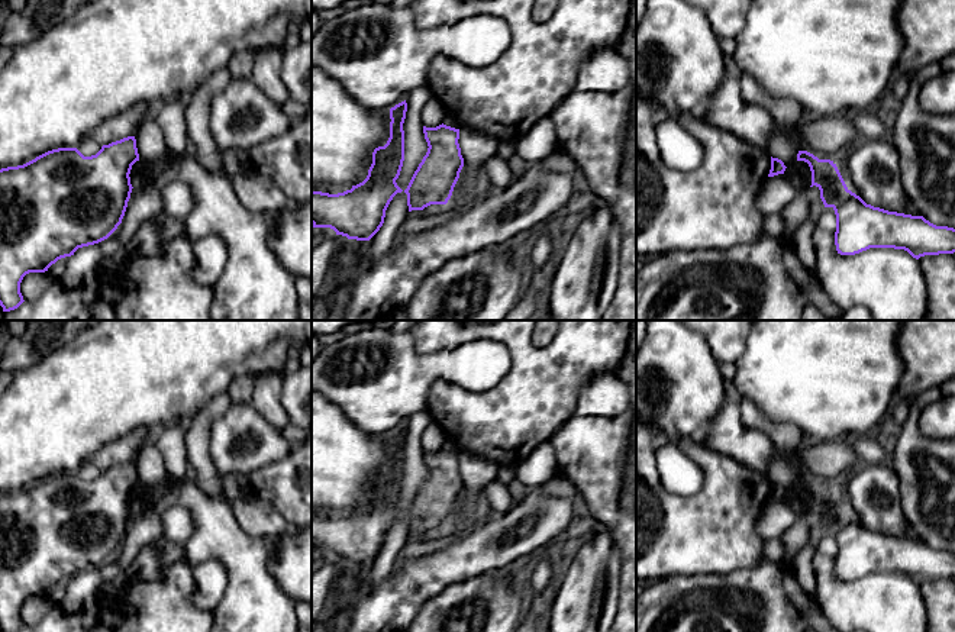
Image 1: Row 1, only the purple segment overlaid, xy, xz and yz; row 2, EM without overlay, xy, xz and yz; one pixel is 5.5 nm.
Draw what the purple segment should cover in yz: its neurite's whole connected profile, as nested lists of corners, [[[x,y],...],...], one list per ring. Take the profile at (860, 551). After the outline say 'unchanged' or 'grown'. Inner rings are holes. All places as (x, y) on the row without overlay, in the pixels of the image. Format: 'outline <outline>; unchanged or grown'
outline [[[798,475],[797,486],[809,488],[812,496],[812,510],[820,515],[820,523],[825,532],[832,532],[836,539],[835,570],[841,580],[855,580],[869,573],[894,573],[904,574],[913,583],[919,584],[925,580],[954,578],[955,577],[955,554],[948,551],[936,551],[923,541],[912,541],[897,536],[888,536],[867,529],[859,520],[852,517],[836,488],[830,484],[819,484],[807,475]]]; unchanged

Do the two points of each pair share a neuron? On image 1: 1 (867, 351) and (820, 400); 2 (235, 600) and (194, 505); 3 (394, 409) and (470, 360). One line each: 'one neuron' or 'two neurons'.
1: one neuron
2: one neuron
3: one neuron

